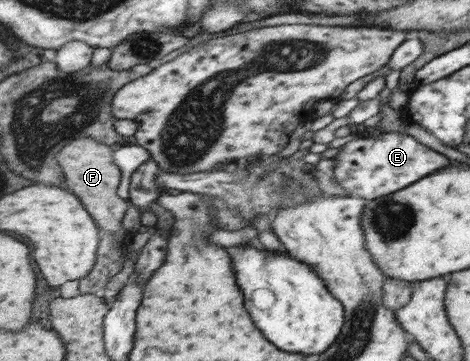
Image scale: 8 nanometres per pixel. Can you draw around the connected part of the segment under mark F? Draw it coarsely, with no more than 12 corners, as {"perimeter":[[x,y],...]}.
{"perimeter":[[93,137],[55,156],[101,230],[121,236],[129,201],[114,151]]}

